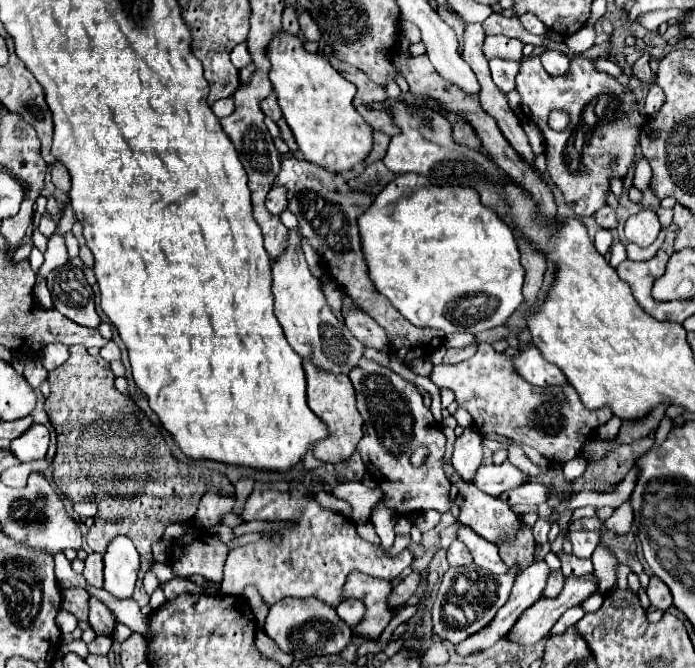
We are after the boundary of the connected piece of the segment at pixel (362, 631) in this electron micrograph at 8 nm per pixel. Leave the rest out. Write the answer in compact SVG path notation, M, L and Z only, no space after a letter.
M364 573L348 575L348 581L343 589L343 599L362 599L366 605L366 613L360 625L356 625L354 635L370 641L376 641L382 635L382 631L392 619L392 611L386 605L386 597L390 591L392 591L390 581L372 579Z

